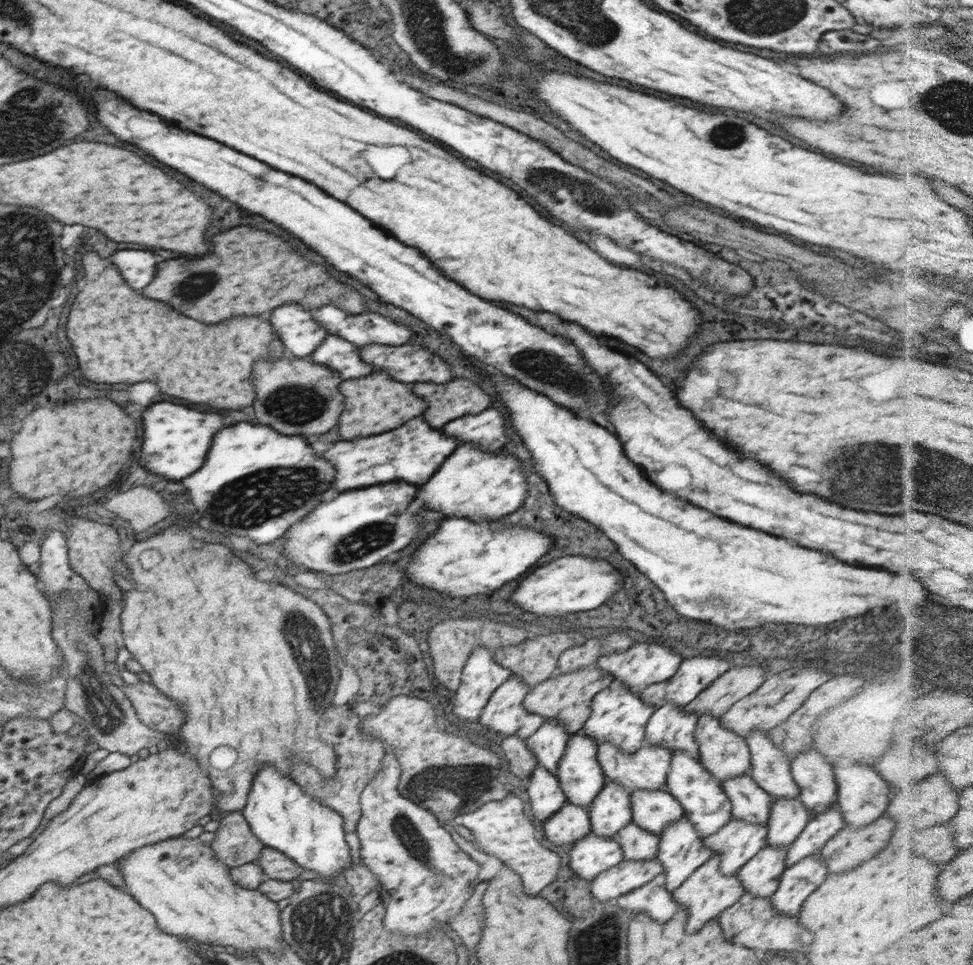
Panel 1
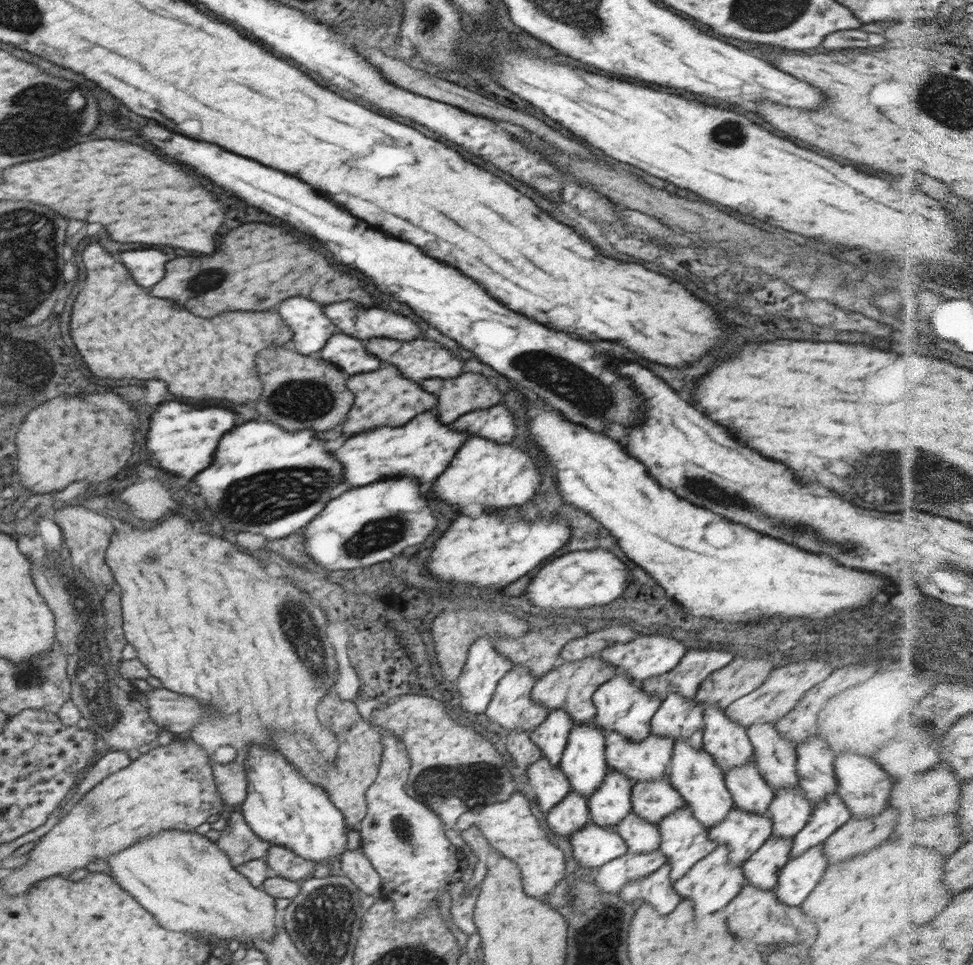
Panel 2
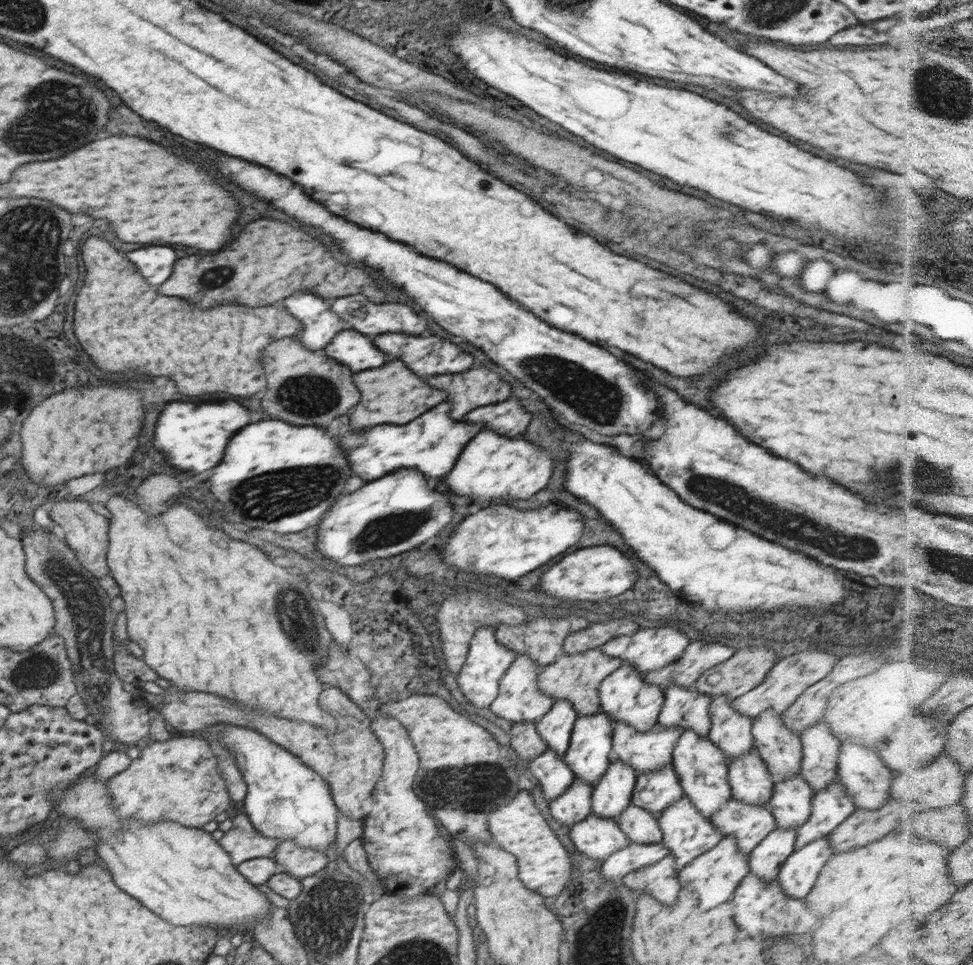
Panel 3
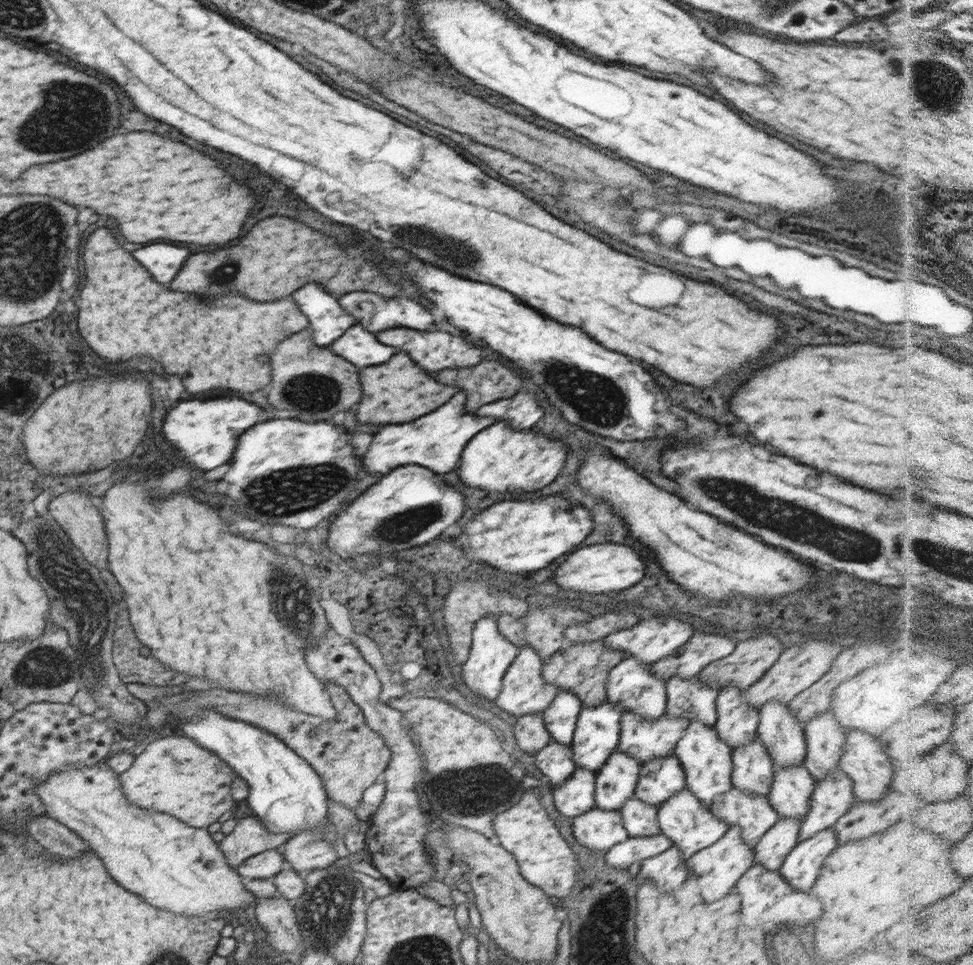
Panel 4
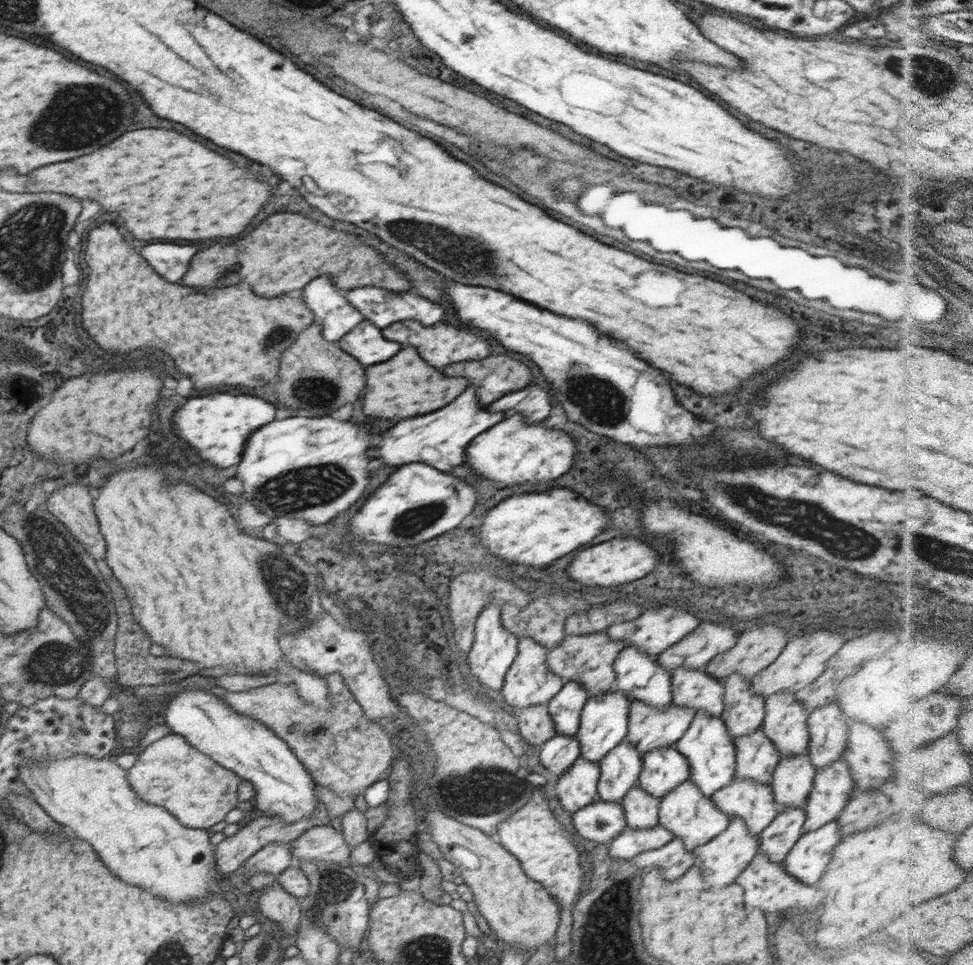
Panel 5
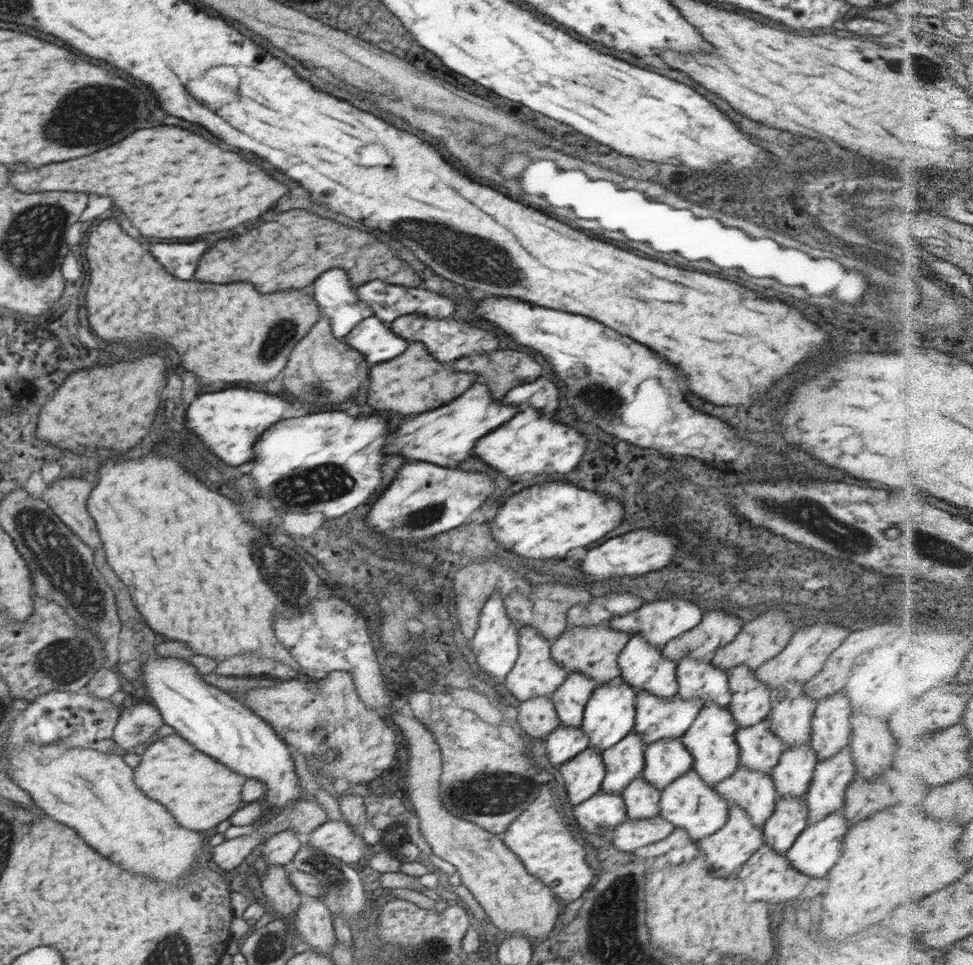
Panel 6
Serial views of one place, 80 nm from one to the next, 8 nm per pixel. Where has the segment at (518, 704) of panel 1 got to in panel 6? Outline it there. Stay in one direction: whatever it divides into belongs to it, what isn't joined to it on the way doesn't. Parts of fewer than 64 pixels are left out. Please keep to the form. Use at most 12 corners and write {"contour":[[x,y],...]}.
{"contour":[[519,629],[519,656],[504,680],[524,702],[551,695],[567,670],[552,642]]}

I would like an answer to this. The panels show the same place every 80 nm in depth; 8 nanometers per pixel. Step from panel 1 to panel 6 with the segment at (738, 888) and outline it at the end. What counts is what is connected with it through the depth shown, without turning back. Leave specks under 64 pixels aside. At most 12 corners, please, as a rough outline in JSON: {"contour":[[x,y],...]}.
{"contour":[[730,806],[726,824],[697,841],[716,878],[764,844],[762,827]]}

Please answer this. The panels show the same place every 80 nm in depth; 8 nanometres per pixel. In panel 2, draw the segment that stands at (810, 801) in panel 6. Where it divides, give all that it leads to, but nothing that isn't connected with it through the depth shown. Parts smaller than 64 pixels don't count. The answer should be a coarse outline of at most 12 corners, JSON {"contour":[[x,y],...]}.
{"contour":[[836,791],[814,803],[789,858],[823,843],[851,817]]}

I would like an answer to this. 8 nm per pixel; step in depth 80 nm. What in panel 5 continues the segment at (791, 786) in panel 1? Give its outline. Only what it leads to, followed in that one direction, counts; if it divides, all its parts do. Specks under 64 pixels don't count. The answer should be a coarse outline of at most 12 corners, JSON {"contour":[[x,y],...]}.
{"contour":[[794,692],[765,700],[760,728],[779,755],[808,753],[810,712]]}

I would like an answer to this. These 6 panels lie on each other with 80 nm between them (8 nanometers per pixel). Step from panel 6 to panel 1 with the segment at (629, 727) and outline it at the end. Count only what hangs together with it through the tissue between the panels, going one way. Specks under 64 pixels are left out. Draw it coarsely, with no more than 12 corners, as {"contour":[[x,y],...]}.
{"contour":[[575,733],[557,779],[567,802],[588,808],[606,778],[598,742]]}

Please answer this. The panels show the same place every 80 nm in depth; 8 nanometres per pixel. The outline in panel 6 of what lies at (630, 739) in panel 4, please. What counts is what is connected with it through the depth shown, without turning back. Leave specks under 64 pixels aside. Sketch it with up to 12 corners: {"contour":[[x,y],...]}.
{"contour":[[639,691],[633,732],[681,737],[705,703]]}

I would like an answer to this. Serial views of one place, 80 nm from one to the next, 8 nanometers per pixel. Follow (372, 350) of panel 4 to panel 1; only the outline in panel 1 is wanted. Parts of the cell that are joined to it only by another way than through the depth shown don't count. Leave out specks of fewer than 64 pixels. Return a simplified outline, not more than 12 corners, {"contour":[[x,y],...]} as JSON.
{"contour":[[328,335],[308,358],[343,381],[374,372],[359,349]]}

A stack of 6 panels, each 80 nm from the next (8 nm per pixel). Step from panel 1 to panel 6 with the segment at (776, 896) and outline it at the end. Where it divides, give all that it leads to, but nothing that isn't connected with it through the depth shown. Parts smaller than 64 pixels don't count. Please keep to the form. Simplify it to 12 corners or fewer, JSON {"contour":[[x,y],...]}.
{"contour":[[842,808],[807,825],[785,854],[808,877],[827,876],[848,829]]}

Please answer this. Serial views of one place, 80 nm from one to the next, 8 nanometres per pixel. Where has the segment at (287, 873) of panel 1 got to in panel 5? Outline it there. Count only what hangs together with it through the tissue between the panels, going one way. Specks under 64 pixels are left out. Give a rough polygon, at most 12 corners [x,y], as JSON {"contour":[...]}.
{"contour":[[318,825],[295,841],[294,862],[345,865],[352,846],[332,825]]}

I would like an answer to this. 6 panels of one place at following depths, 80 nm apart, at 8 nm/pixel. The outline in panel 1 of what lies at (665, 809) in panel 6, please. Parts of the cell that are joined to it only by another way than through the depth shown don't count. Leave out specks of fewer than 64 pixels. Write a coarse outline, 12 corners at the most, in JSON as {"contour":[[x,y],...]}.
{"contour":[[685,816],[659,835],[672,893],[713,855]]}

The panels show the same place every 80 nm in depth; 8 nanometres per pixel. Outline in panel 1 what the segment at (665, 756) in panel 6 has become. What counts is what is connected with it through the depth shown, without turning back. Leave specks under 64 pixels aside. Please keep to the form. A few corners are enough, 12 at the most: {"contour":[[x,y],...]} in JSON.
{"contour":[[634,791],[631,820],[655,835],[684,816],[669,792]]}

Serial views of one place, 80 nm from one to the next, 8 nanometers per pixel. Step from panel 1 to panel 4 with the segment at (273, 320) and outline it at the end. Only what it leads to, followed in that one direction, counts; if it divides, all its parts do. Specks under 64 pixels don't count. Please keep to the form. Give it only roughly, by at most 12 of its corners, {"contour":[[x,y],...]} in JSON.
{"contour":[[318,282],[290,297],[309,320],[311,338],[328,347],[355,324]]}

